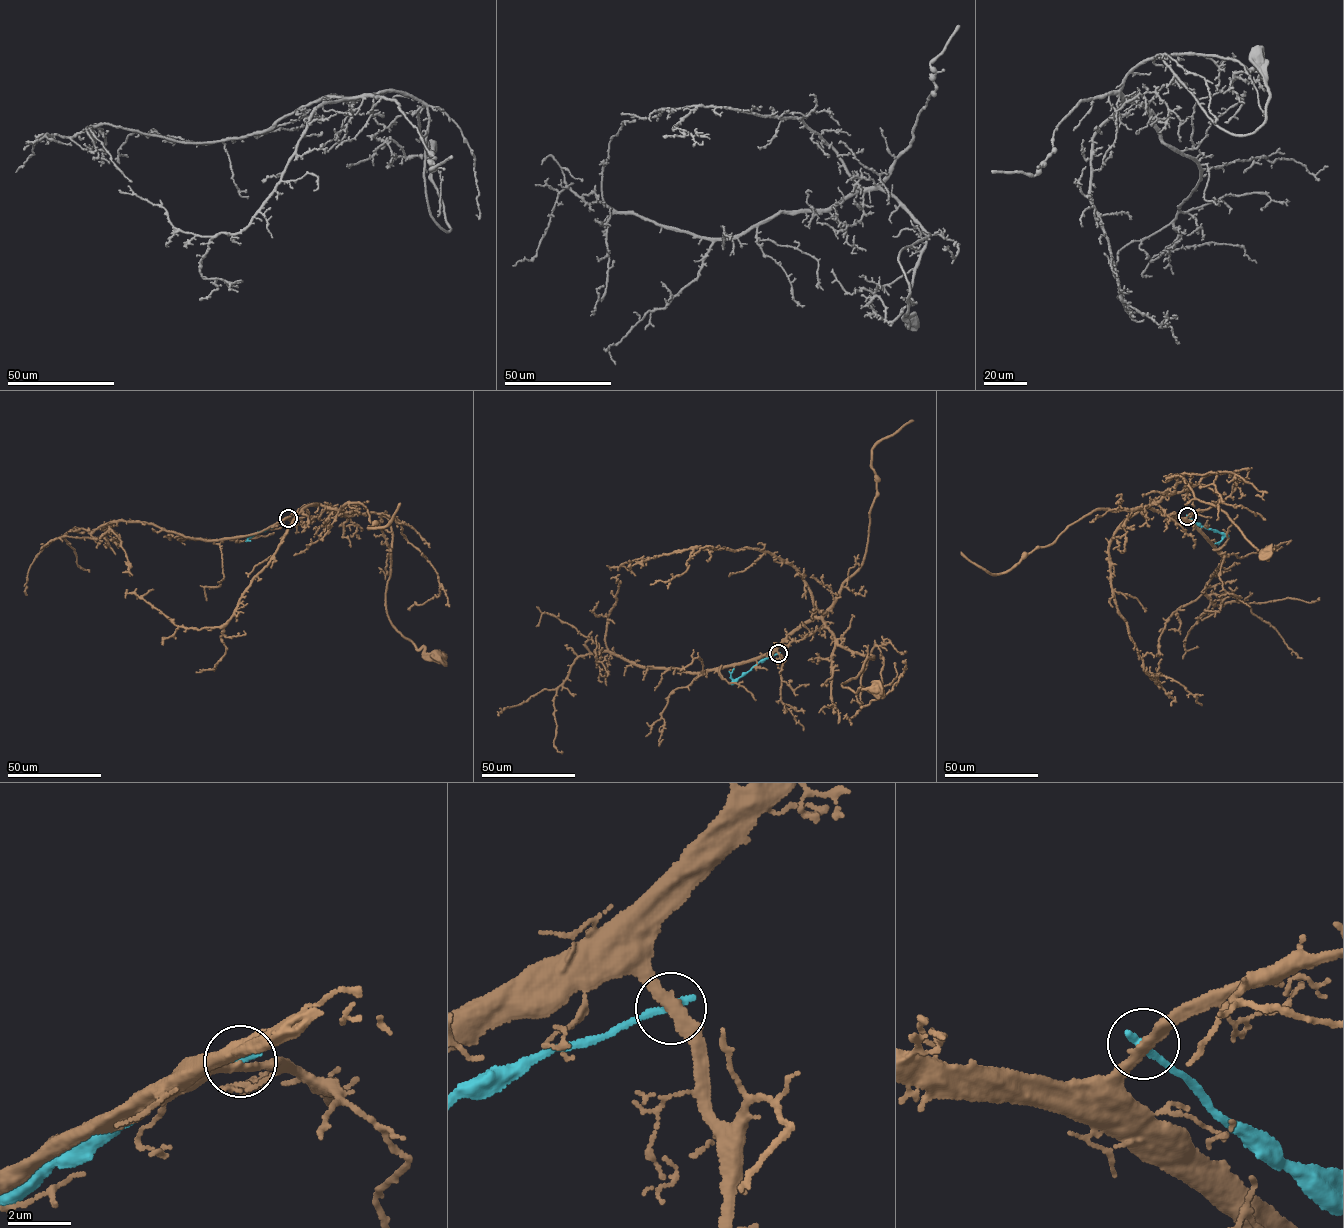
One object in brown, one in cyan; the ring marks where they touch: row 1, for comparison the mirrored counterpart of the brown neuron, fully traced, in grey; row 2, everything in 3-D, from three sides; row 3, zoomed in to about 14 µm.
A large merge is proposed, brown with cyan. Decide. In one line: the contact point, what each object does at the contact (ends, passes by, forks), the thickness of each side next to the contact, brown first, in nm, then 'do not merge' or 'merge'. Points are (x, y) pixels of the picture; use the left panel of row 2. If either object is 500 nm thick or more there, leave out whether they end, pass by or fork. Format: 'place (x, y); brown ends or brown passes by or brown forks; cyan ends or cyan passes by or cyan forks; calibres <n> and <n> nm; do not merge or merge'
place (288, 518); brown passes by; cyan ends; calibres 320 and 280 nm; do not merge

